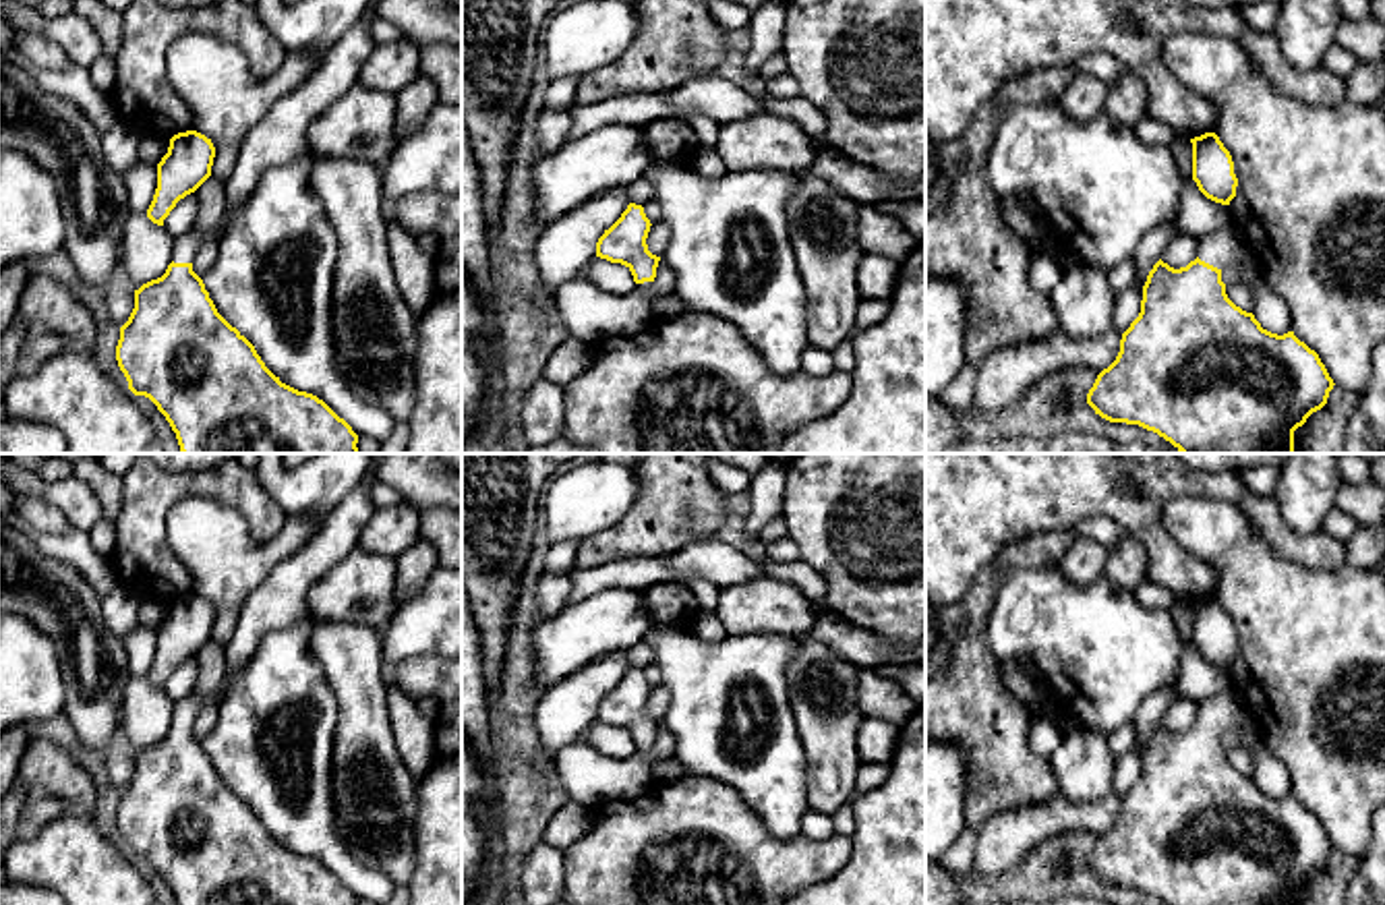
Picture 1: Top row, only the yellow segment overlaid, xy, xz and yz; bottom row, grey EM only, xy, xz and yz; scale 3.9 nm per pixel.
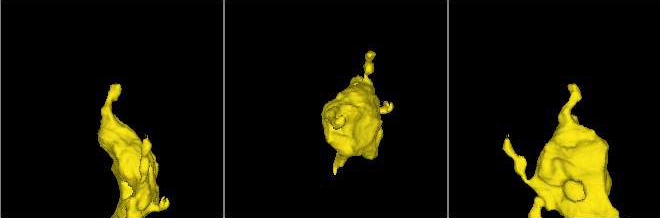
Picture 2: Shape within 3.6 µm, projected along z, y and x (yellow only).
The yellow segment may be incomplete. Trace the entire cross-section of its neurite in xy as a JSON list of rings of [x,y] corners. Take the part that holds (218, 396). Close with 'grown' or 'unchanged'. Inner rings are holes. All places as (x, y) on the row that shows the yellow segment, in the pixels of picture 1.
[[[193,230],[176,236],[166,273],[135,290],[135,309],[116,346],[128,389],[157,406],[182,454],[358,454],[352,427],[317,396],[282,383],[217,313],[193,271],[199,242]]]; grown

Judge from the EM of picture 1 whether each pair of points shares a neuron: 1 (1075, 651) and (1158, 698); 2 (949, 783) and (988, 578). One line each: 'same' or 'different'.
1: different
2: different

